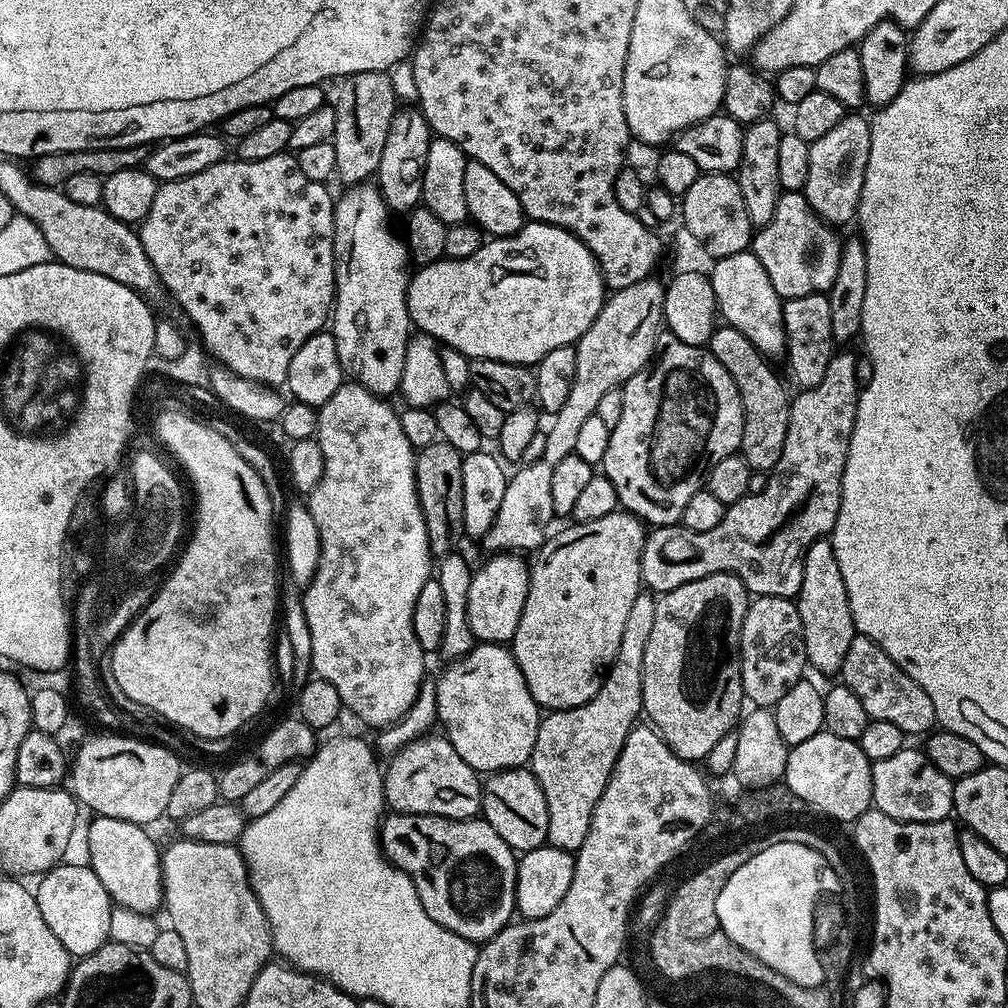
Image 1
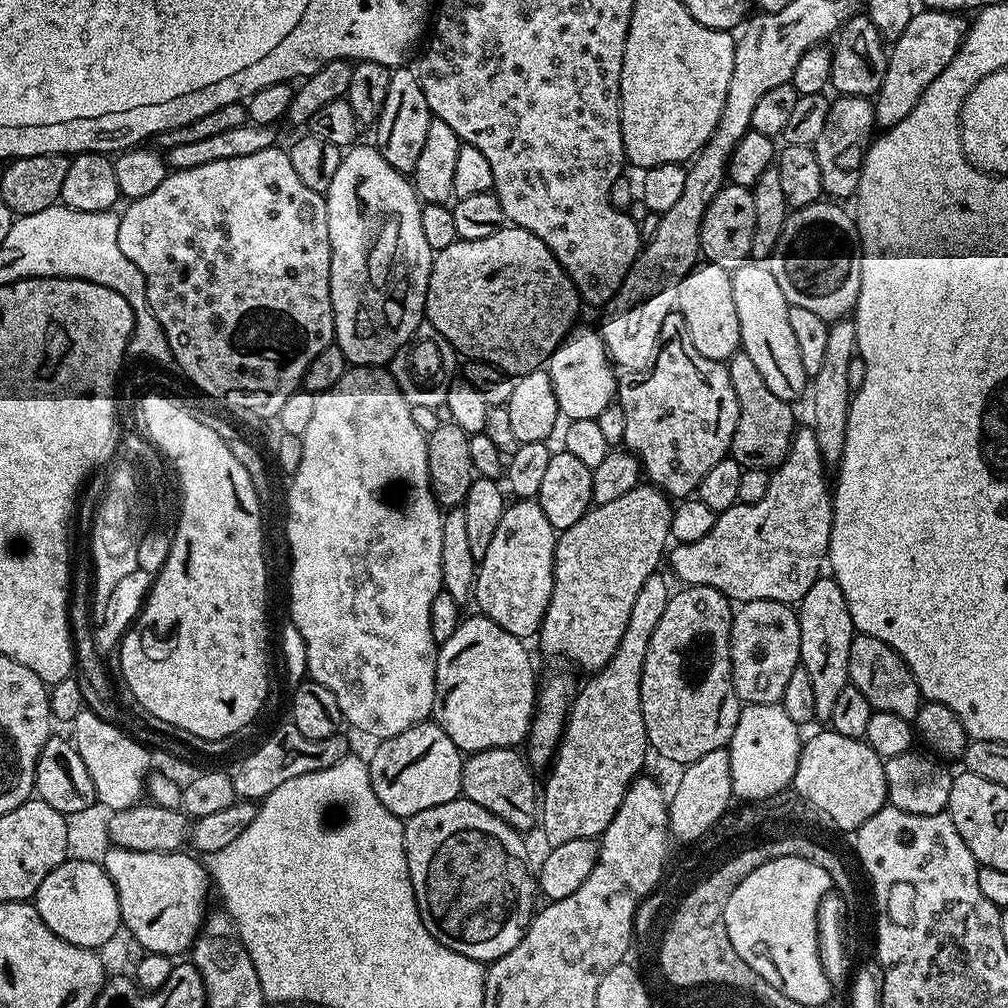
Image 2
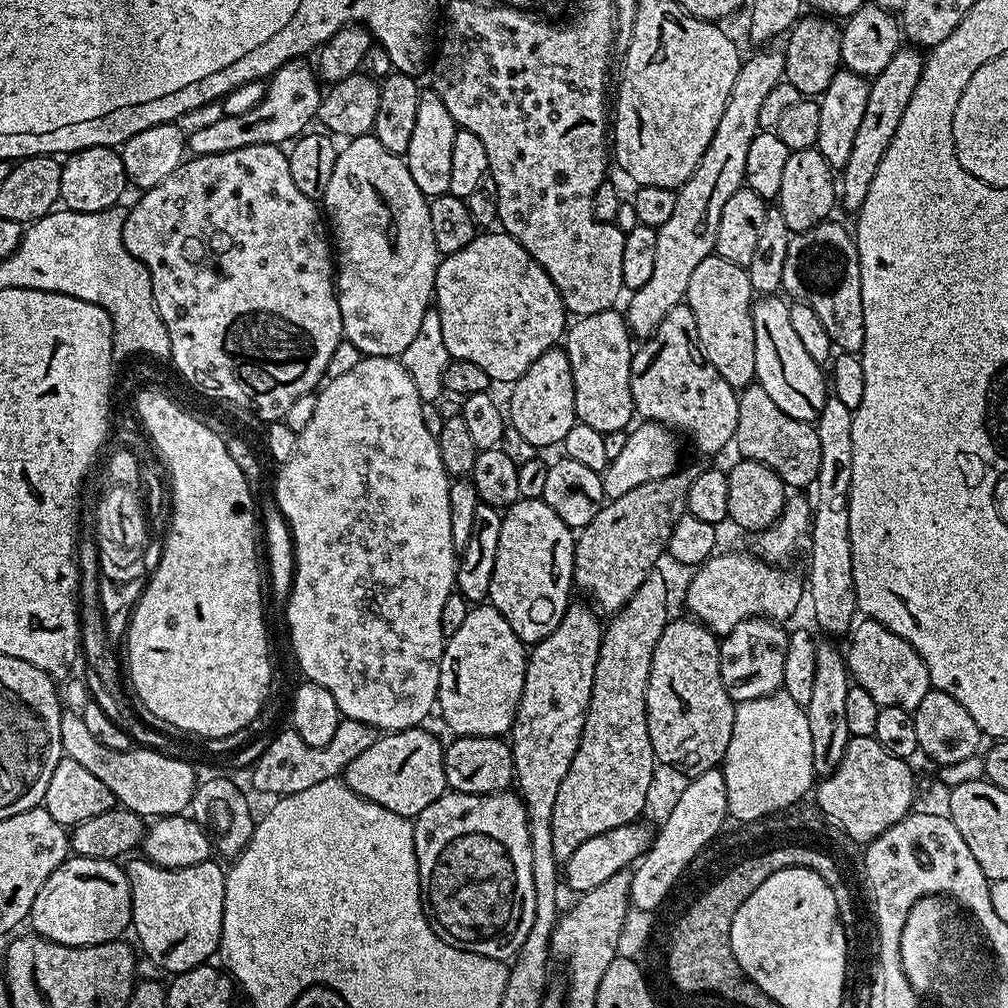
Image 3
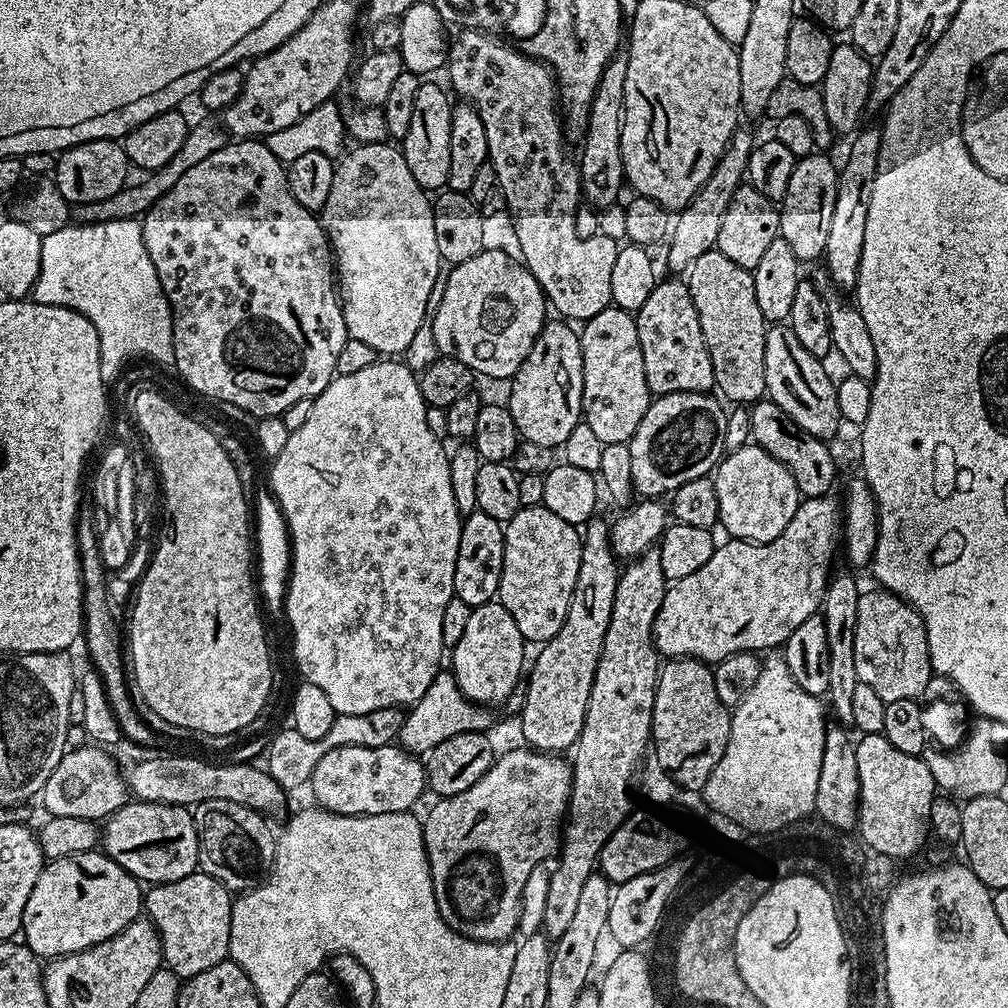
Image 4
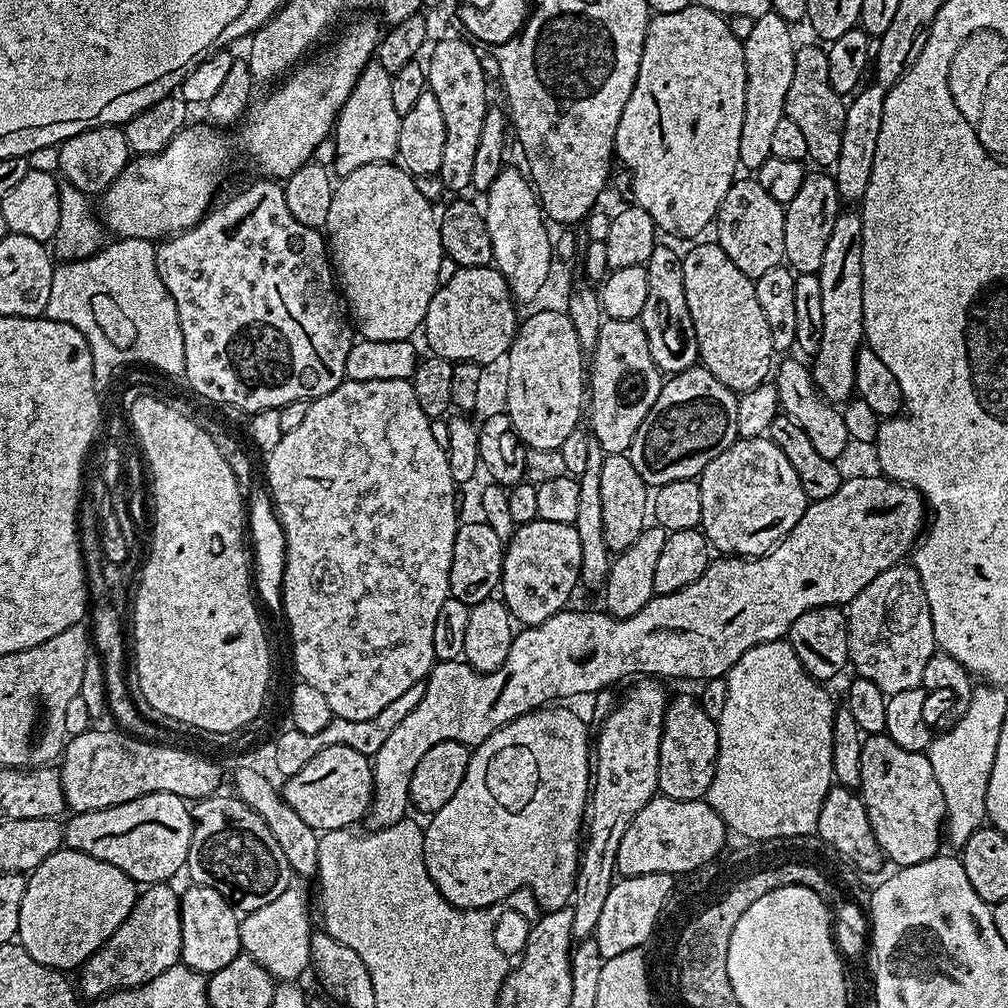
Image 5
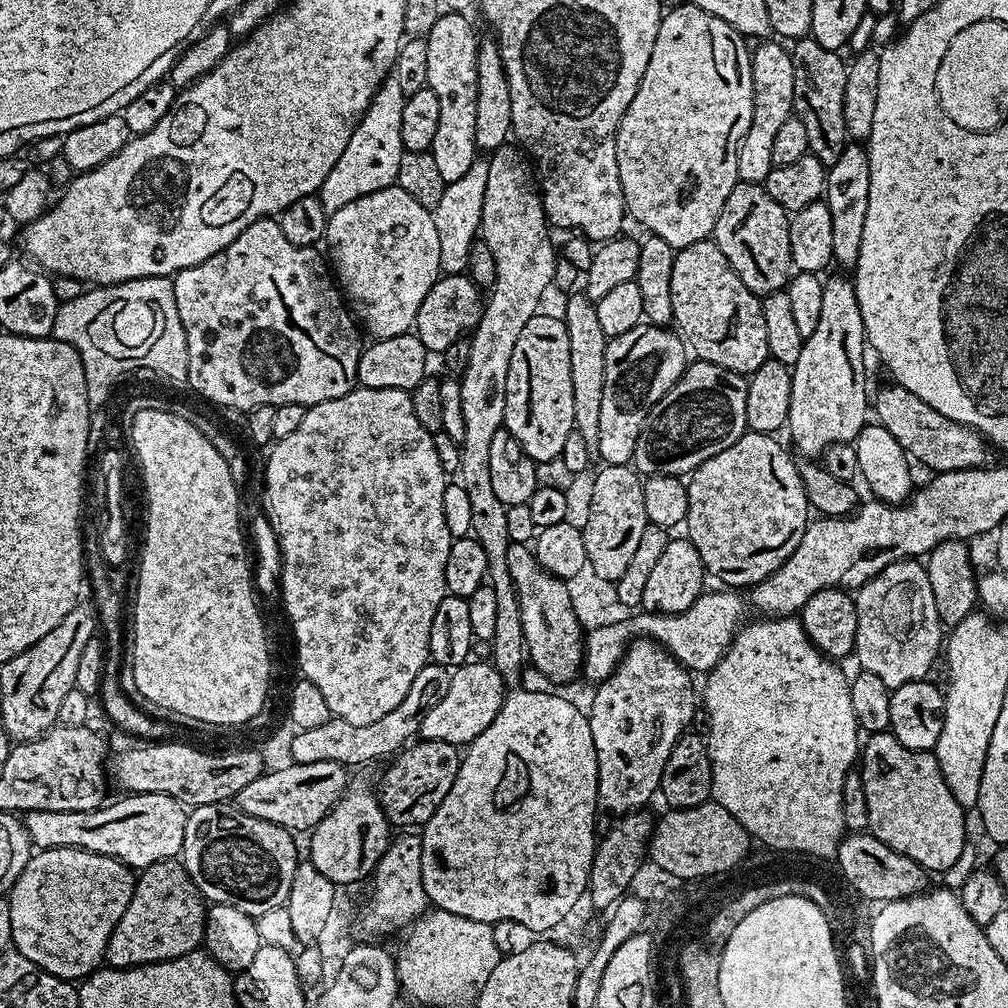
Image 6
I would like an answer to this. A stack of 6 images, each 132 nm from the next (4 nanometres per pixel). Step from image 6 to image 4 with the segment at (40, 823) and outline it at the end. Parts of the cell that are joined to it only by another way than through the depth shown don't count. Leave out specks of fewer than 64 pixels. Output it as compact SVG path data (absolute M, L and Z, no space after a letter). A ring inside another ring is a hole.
M137 799L103 821L102 851L145 885L169 884L197 871L198 830L187 807Z

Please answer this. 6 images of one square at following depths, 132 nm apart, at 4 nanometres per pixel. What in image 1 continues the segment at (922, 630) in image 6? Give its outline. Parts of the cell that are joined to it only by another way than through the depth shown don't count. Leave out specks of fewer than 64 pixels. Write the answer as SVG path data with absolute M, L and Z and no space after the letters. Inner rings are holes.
M859 634L853 638L850 650L846 650L846 658L839 675L842 683L854 690L854 694L862 701L869 720L894 722L894 726L898 726L898 730L906 734L928 734L937 727L934 706L930 698L926 698L926 690L922 690L918 682L911 680L870 638Z

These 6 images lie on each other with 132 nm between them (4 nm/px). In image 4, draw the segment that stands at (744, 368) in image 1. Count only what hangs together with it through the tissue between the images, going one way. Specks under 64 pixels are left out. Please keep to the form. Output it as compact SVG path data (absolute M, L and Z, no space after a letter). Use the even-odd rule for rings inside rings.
M771 398L757 400L751 405L749 412L752 412L748 416L748 428L752 431L751 443L766 450L766 454L778 458L778 462L782 462L782 466L790 470L801 497L827 497L838 473L829 445L814 434L802 430L802 426L798 426L794 418L790 418L790 414L786 414L786 410L782 410L782 406L778 406Z

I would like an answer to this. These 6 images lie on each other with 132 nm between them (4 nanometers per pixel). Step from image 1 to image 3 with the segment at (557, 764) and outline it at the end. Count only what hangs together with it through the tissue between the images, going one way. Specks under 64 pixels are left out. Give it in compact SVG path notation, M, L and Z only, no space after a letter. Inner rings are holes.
M654 570L634 590L630 602L607 621L604 641L600 643L600 657L592 683L592 700L588 703L584 721L584 736L572 760L570 770L558 790L552 811L552 841L557 861L566 862L584 840L594 838L606 830L641 819L640 811L648 804L648 791L652 788L652 767L658 761L648 737L648 713L644 711L644 695L648 689L648 675L652 669L654 646L662 638L664 628L670 623L668 616L668 584L660 570Z

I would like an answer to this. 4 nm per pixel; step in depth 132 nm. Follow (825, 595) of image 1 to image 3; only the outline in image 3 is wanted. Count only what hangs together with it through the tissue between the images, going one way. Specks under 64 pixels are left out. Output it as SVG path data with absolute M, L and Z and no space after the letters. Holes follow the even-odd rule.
M821 643L816 649L813 690L806 705L812 743L812 770L817 777L831 776L844 757L850 739L846 726L846 694L849 687L850 673L845 653L835 652L830 645Z

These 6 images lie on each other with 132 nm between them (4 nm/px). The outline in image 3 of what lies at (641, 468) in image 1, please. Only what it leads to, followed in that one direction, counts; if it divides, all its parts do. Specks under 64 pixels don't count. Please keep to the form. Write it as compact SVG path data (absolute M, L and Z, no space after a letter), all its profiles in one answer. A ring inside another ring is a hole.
M681 302L678 306L666 310L666 318L658 322L651 336L641 344L644 345L641 348L639 345L633 351L630 366L630 394L636 407L635 415L641 421L667 424L677 433L685 437L688 435L692 439L693 446L708 456L722 451L727 444L729 447L736 439L740 397L737 389L732 388L730 382L726 382L726 378L722 378L722 374L718 374L718 370L714 370L714 366L710 366L700 353L698 322L694 322L694 314L688 303Z

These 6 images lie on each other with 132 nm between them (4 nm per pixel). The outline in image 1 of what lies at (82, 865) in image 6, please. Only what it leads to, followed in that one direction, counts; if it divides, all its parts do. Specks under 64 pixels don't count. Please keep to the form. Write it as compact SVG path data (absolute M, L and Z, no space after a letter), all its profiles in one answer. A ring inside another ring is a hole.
M63 862L43 873L35 885L34 895L46 926L54 930L58 942L73 957L94 954L103 944L109 943L110 916L114 907L106 894L106 886L98 882L98 874L90 866L70 866Z

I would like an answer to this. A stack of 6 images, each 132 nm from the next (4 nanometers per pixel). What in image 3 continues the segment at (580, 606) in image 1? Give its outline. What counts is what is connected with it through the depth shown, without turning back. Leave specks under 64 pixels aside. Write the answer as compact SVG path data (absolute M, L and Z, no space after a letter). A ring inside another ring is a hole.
M685 470L677 471L666 478L658 478L650 482L642 482L635 490L622 494L622 498L608 500L599 514L586 527L579 529L576 536L576 553L574 554L574 574L572 579L575 587L580 588L594 601L595 607L601 613L615 614L620 611L626 602L646 582L646 578L657 567L660 555L665 555L670 542L670 530L674 530L674 521L682 518L688 511L688 495L692 485L693 473Z

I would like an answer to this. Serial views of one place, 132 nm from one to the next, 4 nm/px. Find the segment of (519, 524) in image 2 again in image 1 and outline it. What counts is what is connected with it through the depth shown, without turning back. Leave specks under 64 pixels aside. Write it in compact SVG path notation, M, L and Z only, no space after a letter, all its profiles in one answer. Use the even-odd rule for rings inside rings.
M501 552L487 557L489 560L473 571L469 596L466 598L466 619L475 639L482 644L507 645L518 630L522 606L526 606L529 561L523 555Z

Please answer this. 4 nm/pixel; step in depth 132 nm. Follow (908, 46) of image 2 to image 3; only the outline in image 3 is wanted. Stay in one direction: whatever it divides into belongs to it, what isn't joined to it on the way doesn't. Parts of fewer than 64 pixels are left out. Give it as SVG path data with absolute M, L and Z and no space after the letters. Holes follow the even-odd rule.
M902 46L894 58L890 58L886 70L871 77L866 111L862 113L850 158L846 158L846 166L838 176L838 200L841 205L856 210L866 198L866 190L870 190L870 182L874 182L874 174L878 171L878 162L882 162L882 154L886 154L886 146L890 146L890 138L894 138L894 130L898 130L898 122L902 122L902 114L906 114L906 105L914 95L914 86L918 86L923 69L924 56L915 47Z

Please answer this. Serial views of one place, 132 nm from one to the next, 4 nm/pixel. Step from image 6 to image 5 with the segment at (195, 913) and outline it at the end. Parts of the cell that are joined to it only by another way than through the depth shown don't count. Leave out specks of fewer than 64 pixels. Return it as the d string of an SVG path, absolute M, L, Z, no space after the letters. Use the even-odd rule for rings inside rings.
M168 882L150 884L137 895L122 926L118 926L118 930L114 930L114 934L110 934L103 946L79 969L78 992L81 997L88 996L89 1001L94 1001L121 988L137 988L181 963L180 898L172 886Z

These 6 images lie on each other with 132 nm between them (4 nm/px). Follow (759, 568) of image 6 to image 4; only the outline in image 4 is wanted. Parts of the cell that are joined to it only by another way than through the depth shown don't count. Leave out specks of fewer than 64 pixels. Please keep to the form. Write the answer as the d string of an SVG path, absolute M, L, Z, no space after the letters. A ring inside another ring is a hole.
M745 442L731 452L732 449L714 469L719 527L724 527L734 540L749 540L752 544L770 542L790 526L802 499L798 486L790 470L757 444Z

